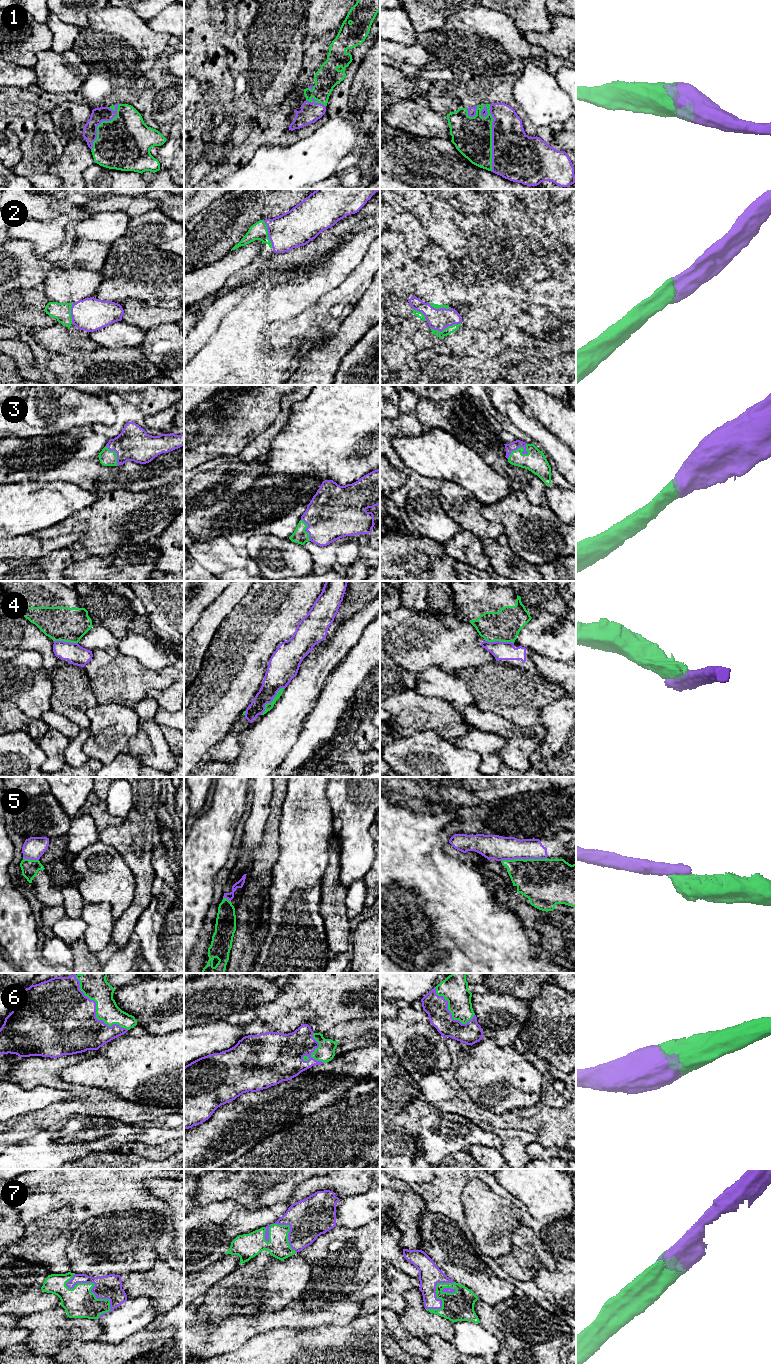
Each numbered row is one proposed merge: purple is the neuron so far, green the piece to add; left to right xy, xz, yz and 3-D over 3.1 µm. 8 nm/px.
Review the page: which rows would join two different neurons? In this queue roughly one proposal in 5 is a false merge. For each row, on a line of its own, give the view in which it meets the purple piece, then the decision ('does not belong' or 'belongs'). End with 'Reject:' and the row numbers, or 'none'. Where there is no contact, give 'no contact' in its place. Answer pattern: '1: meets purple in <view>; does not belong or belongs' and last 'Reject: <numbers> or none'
1: meets purple in yz; belongs
2: meets purple in yz; belongs
3: meets purple in yz; belongs
4: meets purple in xz; does not belong
5: meets purple in yz; does not belong
6: meets purple in xy; belongs
7: meets purple in xy; belongs
Reject: 4, 5

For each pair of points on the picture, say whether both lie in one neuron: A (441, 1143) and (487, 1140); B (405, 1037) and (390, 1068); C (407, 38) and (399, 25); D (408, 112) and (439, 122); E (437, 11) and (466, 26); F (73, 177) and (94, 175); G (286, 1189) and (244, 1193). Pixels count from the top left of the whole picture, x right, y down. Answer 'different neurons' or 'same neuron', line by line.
A: same neuron
B: different neurons
C: same neuron
D: same neuron
E: different neurons
F: different neurons
G: same neuron

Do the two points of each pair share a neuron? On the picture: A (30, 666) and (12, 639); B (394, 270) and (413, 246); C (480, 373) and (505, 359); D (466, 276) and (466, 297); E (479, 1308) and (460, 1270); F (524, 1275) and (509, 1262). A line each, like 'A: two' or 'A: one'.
A: two
B: two
C: two
D: one
E: two
F: one

